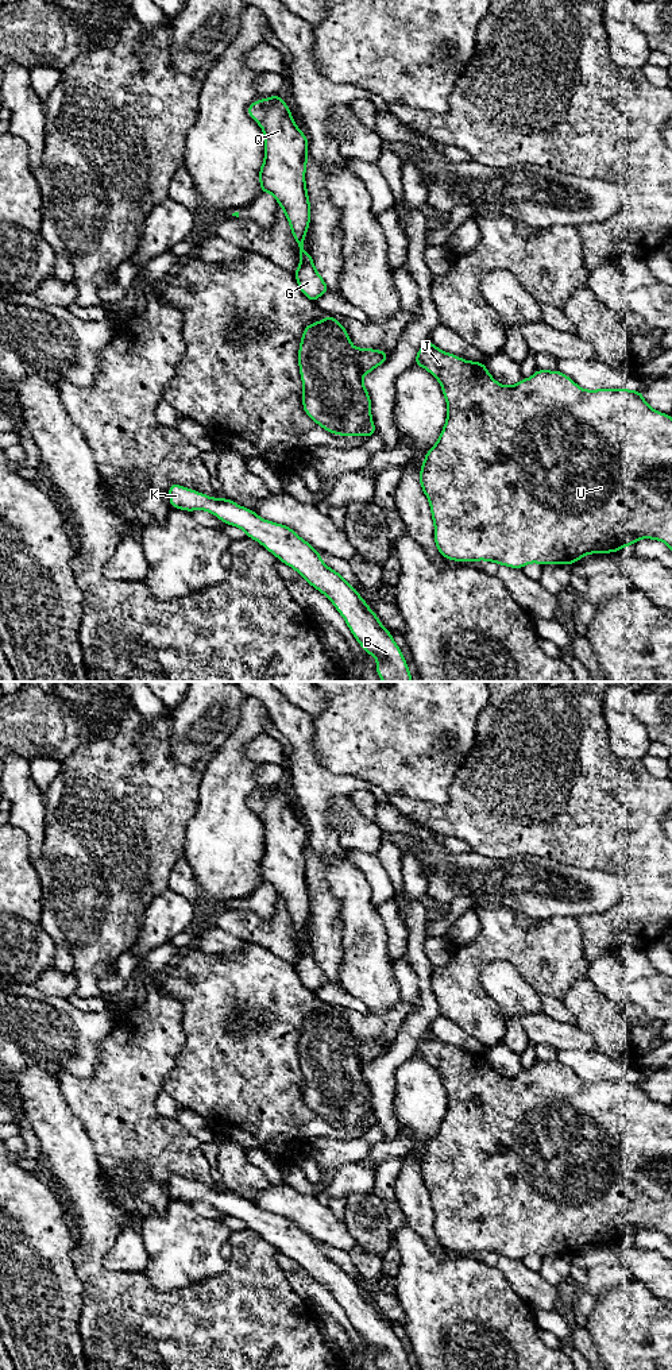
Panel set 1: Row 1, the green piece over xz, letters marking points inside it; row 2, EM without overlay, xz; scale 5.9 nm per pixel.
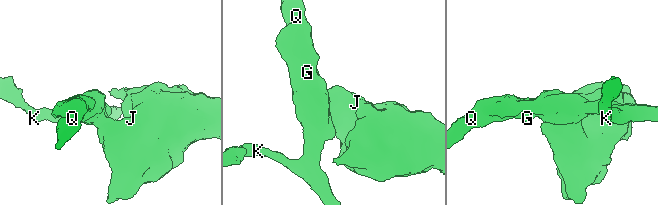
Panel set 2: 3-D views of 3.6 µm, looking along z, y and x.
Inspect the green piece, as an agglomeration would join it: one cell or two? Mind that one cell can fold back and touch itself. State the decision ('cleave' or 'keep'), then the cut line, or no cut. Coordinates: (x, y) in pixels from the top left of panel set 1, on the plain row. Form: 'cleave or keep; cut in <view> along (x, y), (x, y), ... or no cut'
cleave; cut in xz along (358, 1039), (356, 1058), (360, 1069)

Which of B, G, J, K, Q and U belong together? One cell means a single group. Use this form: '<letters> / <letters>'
B G K Q / J U

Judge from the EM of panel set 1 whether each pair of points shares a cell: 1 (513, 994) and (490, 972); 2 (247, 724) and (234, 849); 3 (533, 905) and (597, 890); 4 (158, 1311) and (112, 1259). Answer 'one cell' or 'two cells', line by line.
1: one cell
2: one cell
3: one cell
4: two cells

